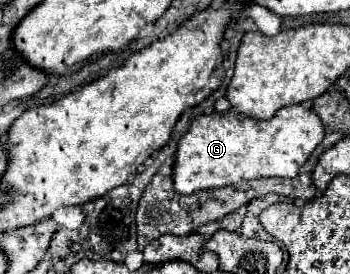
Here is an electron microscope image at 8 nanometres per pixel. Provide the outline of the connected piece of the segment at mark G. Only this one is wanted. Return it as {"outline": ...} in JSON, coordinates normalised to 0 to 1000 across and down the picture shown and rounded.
{"outline":[[[877,387],[803,394],[780,438],[723,438],[683,409],[563,423],[511,511],[494,664],[511,708],[637,686],[751,642],[843,650],[929,496],[917,431]]]}

